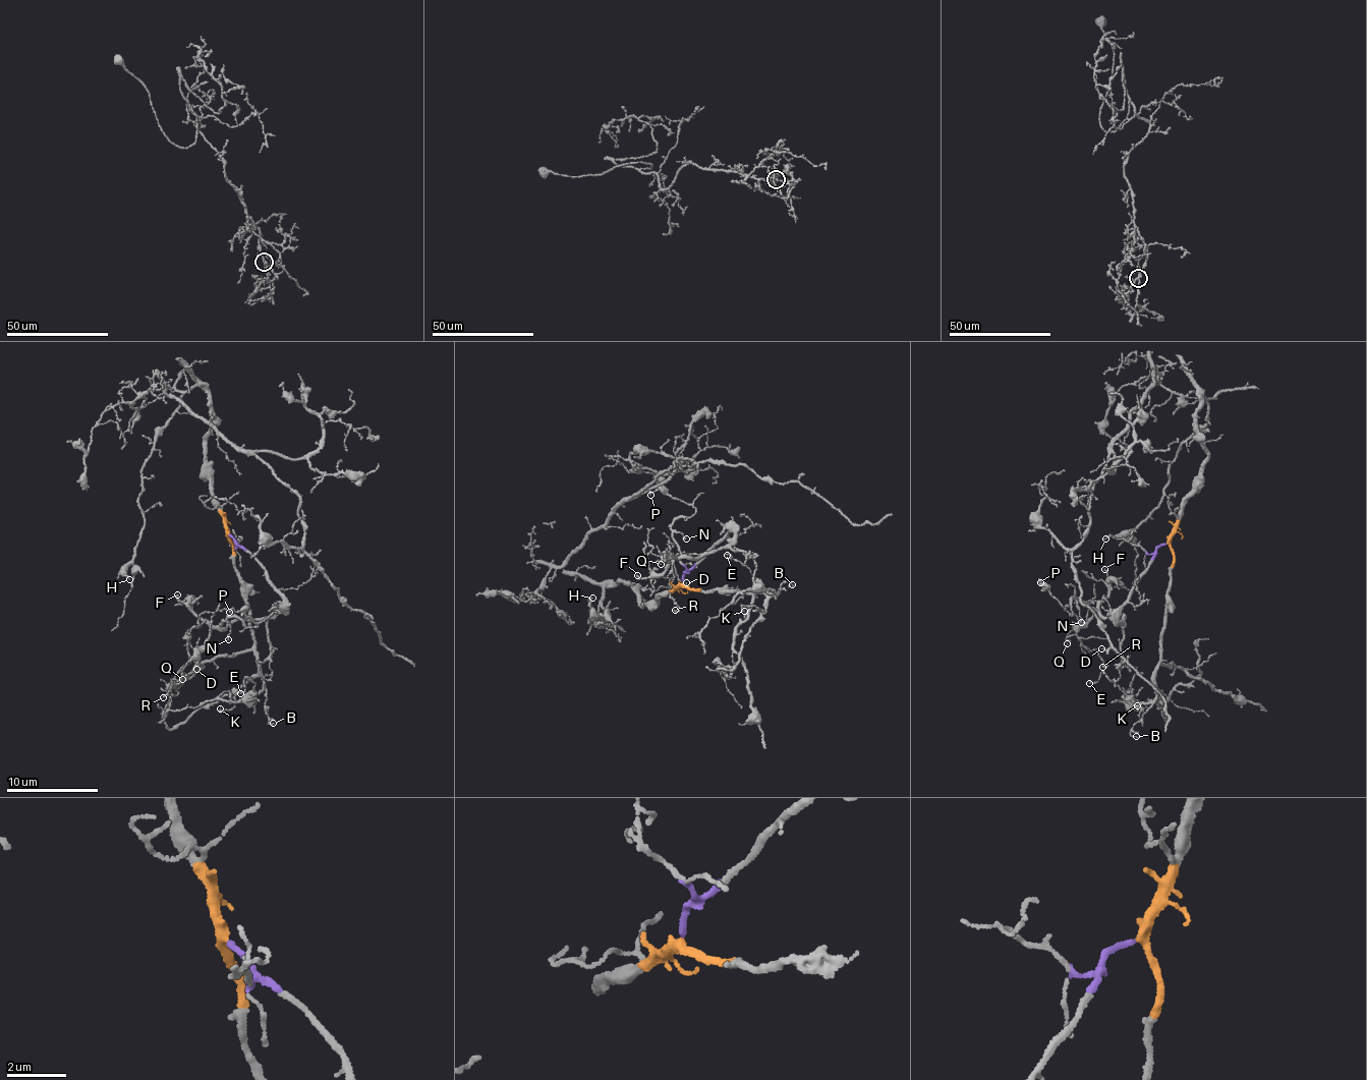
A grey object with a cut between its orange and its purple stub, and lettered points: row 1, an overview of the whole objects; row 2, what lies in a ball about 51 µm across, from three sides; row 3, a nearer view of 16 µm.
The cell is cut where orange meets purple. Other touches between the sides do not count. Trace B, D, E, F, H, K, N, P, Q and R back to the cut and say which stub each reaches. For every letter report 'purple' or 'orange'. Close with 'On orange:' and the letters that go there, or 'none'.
B: orange
D: purple
E: orange
F: purple
H: orange
K: orange
N: purple
P: purple
Q: purple
R: purple
On orange: B, E, H, K

